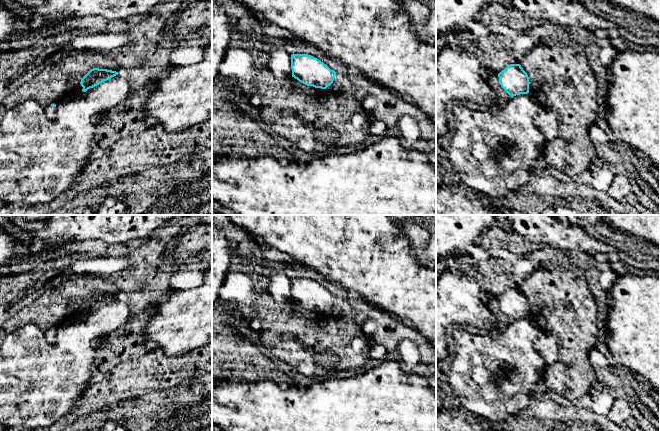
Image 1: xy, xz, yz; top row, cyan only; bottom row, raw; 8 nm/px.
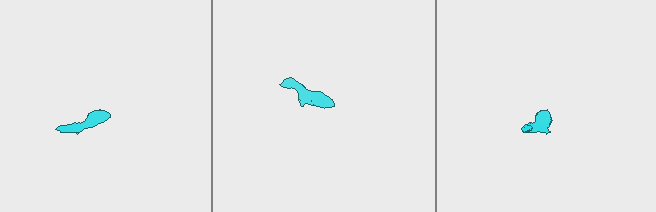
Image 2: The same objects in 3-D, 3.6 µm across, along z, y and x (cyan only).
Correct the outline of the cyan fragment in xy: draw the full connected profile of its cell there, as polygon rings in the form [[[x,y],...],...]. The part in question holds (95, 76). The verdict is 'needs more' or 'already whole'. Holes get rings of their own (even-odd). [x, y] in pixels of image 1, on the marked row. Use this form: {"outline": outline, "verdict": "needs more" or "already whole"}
{"outline": [[[93,68],[81,79],[80,84],[83,87],[82,91],[86,92],[88,89],[93,88],[118,74],[118,72],[112,70]]], "verdict": "already whole"}

